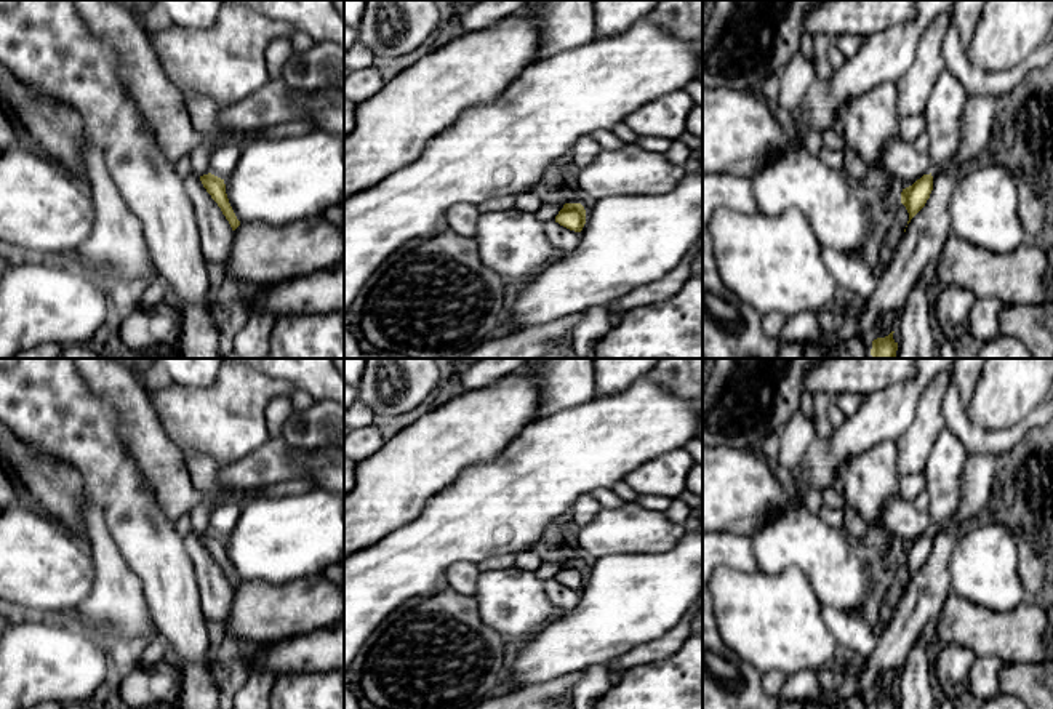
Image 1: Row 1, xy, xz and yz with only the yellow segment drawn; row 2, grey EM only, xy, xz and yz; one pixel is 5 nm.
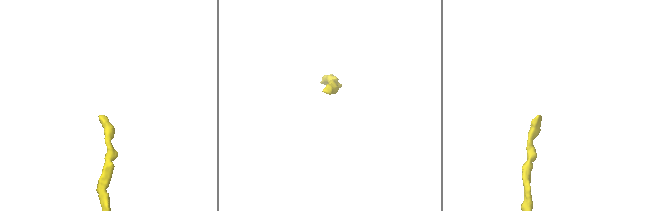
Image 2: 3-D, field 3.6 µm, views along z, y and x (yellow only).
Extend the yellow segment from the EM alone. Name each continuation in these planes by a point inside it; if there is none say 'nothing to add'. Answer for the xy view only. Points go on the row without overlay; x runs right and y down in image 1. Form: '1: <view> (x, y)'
1: xy (200, 516)

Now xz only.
nothing to add

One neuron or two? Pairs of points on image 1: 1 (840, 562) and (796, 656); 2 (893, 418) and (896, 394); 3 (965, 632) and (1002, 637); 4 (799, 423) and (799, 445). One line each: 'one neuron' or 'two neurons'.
1: two neurons
2: one neuron
3: one neuron
4: one neuron

